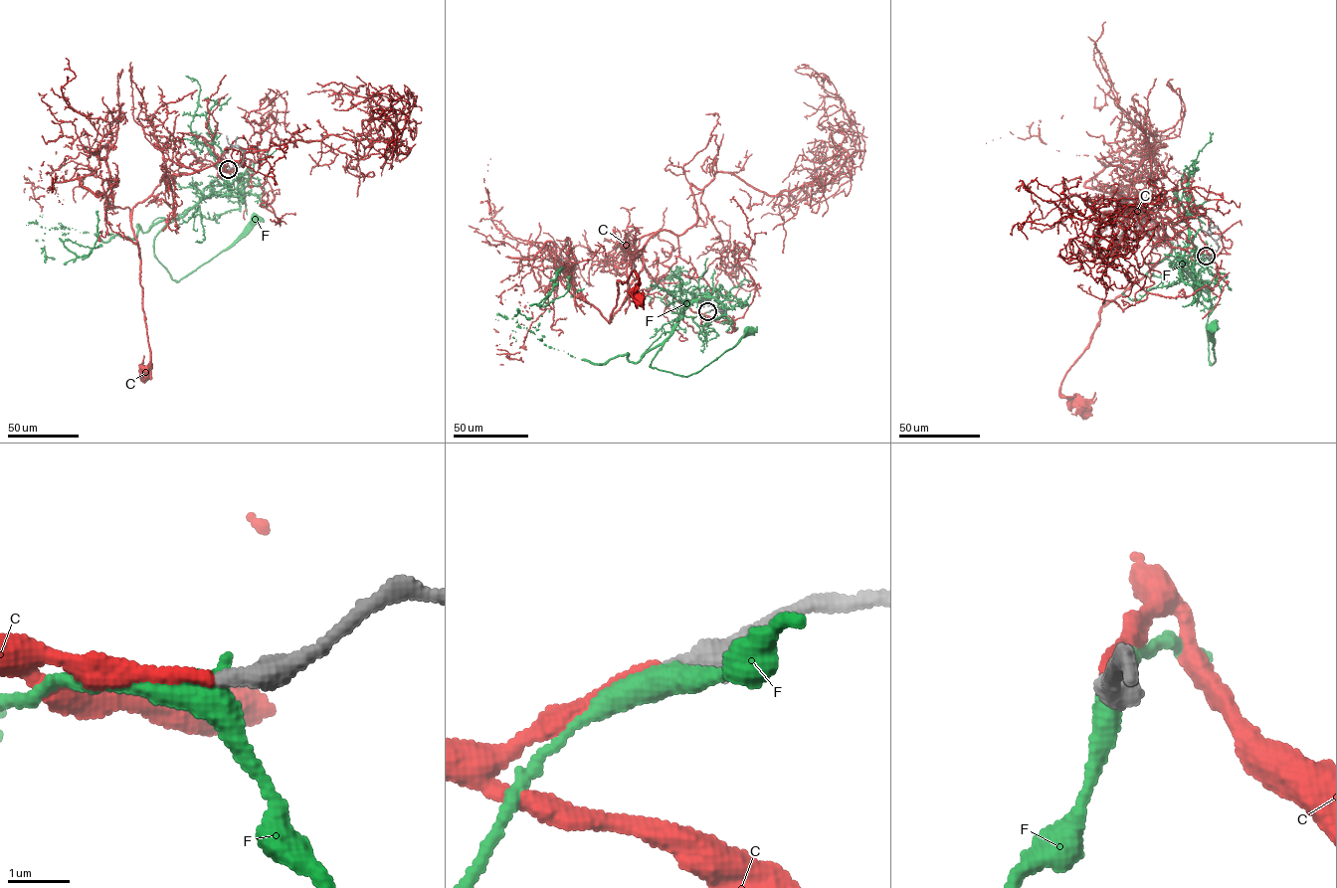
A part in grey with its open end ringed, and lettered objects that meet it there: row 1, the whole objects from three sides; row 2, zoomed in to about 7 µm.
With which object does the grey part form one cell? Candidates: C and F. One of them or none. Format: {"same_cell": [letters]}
{"same_cell": ["C"]}

